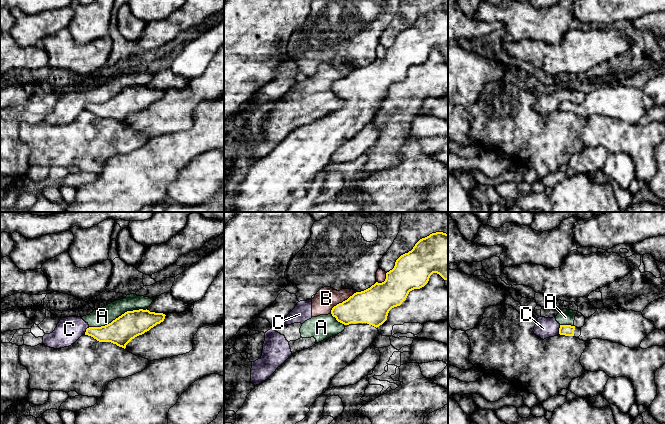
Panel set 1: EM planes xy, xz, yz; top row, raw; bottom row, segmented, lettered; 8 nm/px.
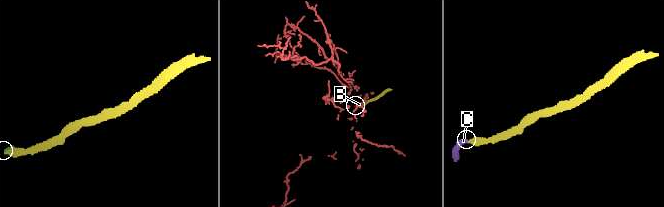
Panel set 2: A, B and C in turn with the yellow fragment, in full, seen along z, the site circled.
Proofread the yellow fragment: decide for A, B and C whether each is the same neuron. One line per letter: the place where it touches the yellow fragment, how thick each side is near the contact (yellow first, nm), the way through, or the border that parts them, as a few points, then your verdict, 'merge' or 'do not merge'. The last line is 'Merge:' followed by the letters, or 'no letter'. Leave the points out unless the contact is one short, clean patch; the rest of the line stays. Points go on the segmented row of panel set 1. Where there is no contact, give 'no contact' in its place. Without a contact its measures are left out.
A: contact xy (118, 317); calibres 220 and 140 nm; do not merge
B: contact xz (342, 302); calibres 280 and 180 nm; do not merge
C: contact yz (559, 330); calibres 90 and 160 nm; border yz (560, 325), (559, 334); do not merge
Merge: no letter

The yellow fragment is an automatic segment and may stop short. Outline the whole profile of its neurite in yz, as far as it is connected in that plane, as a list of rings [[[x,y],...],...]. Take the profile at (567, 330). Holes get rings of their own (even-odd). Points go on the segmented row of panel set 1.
[[[601,308],[586,318],[581,328],[560,325],[559,334],[583,341],[602,339],[638,348],[642,340],[655,329],[654,322],[644,318],[641,312]]]

